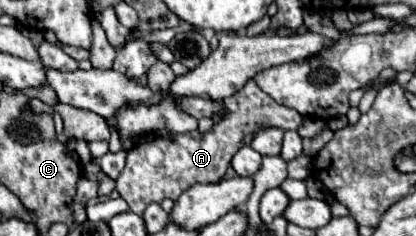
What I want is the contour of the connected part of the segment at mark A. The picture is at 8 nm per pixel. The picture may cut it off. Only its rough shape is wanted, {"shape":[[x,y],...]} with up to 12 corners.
{"shape":[[255,81],[222,101],[208,133],[134,145],[116,191],[142,215],[196,183],[218,183],[266,127],[304,117]]}

